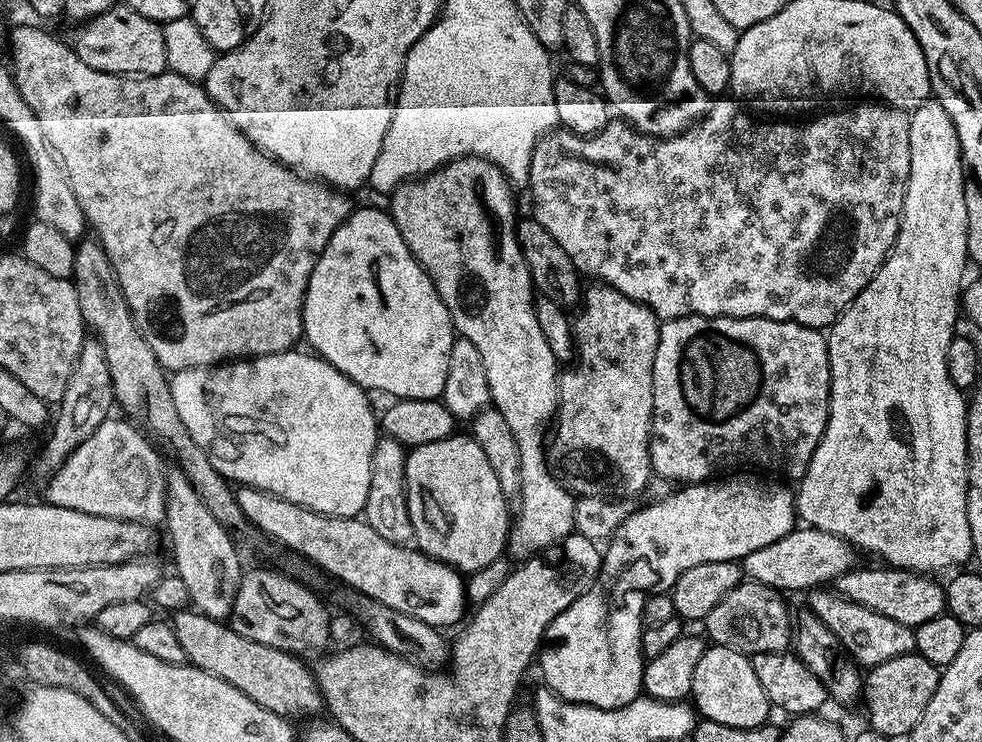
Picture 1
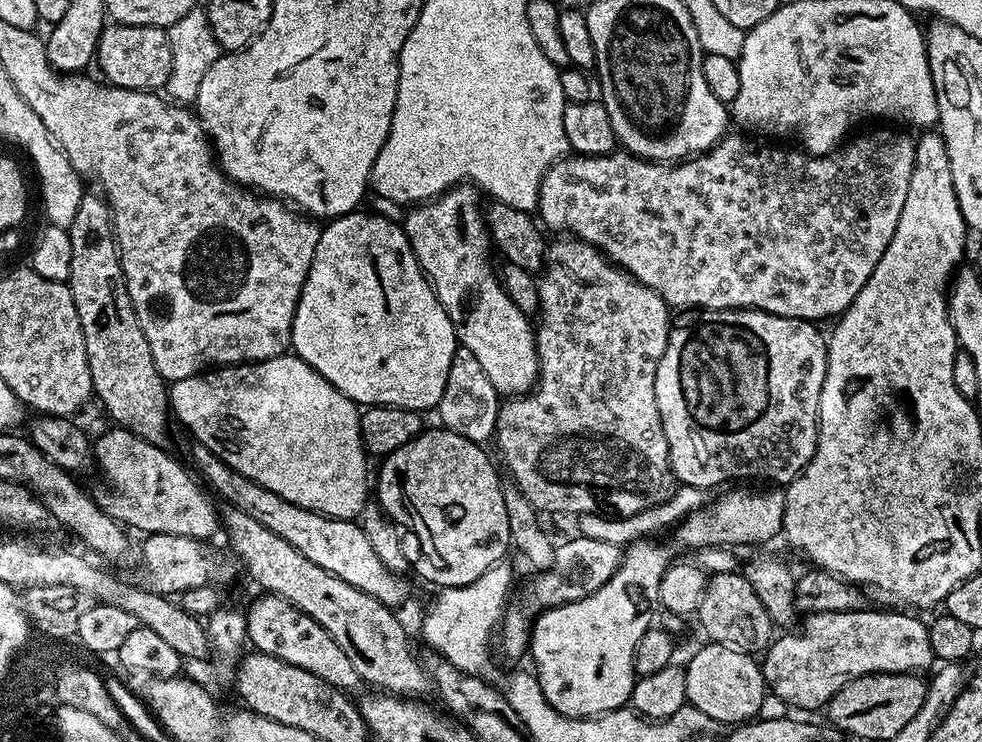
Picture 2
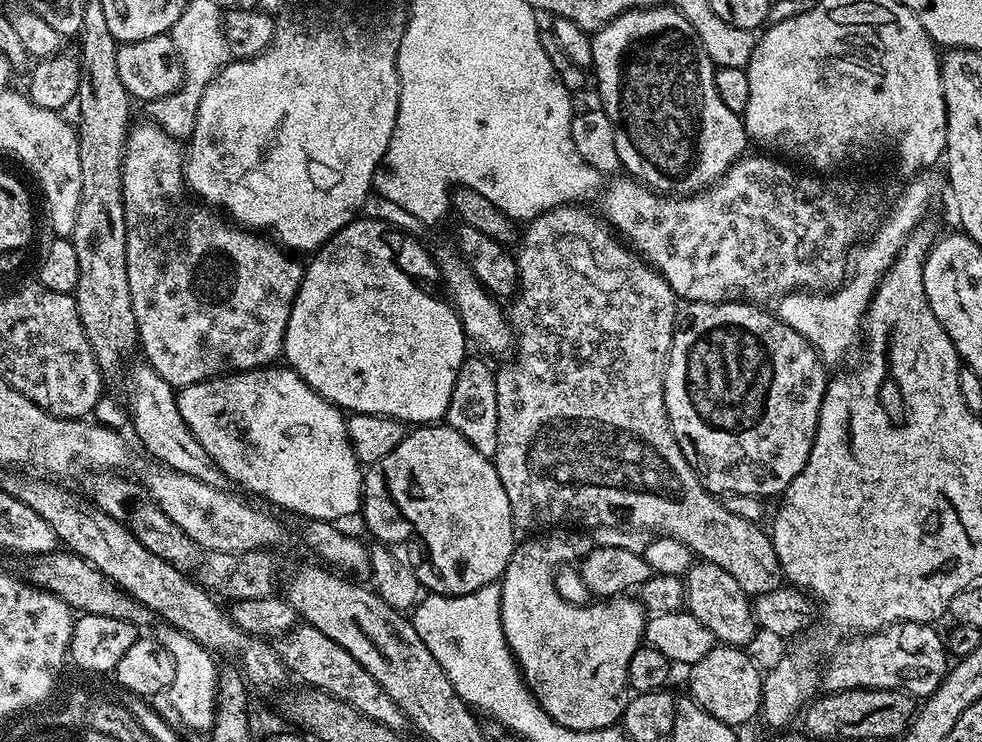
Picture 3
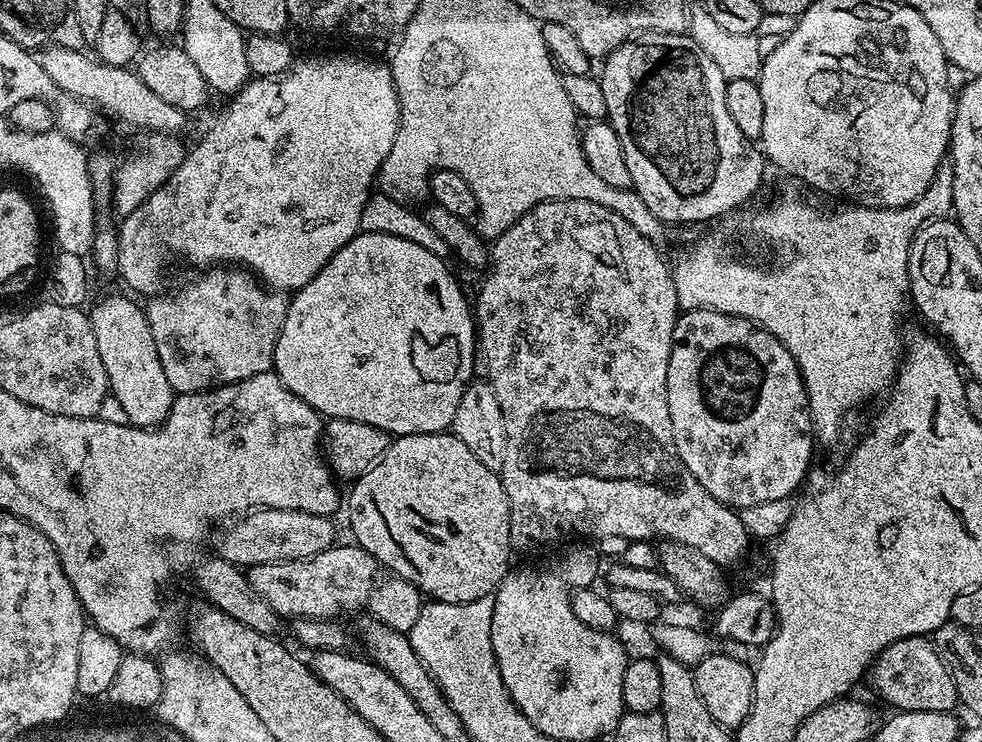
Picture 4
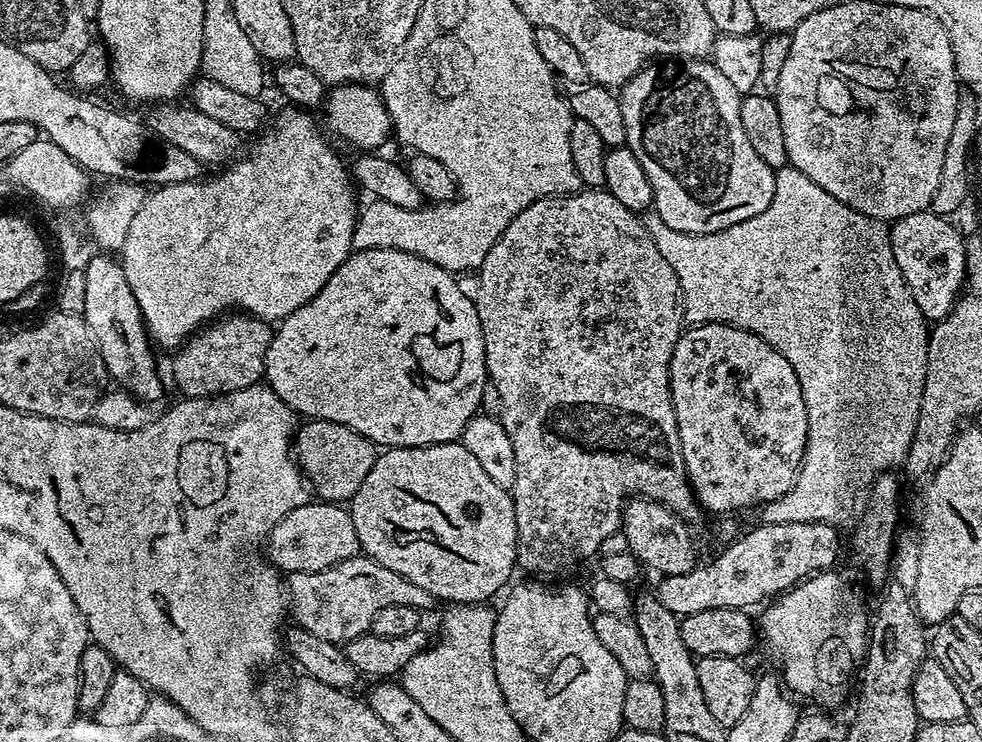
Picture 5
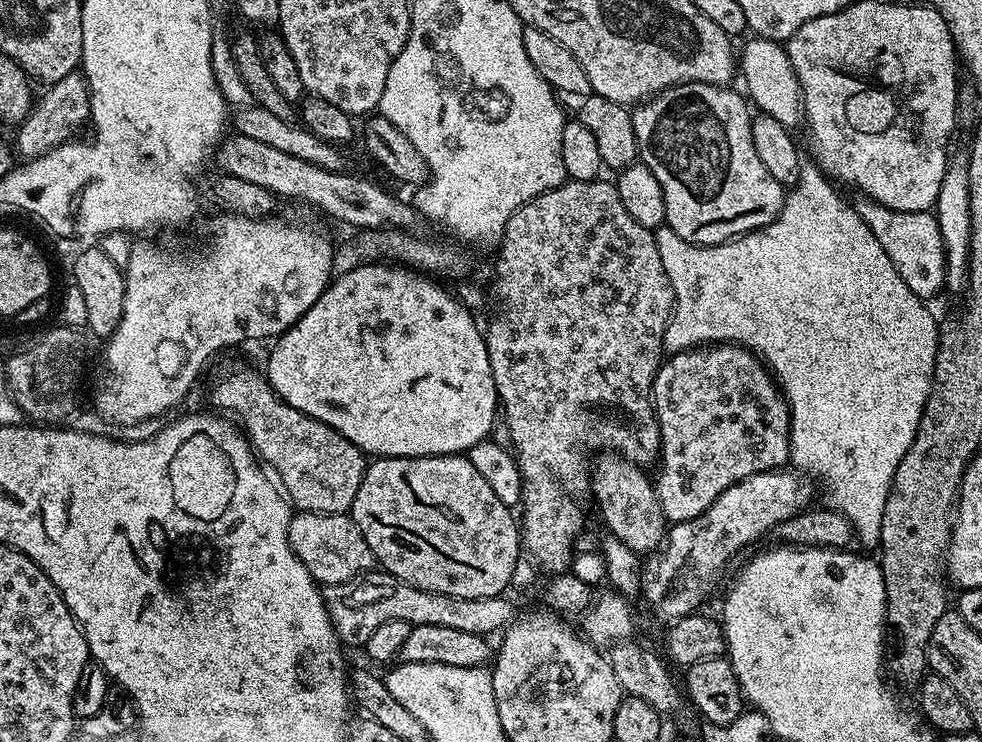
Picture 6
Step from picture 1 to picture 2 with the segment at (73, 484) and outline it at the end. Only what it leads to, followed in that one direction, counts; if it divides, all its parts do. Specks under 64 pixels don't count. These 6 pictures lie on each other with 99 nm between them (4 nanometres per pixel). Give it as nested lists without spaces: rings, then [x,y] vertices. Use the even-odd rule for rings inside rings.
[[[112,426],[109,429],[109,432],[102,433],[94,440],[94,464],[100,467],[105,482],[112,487],[112,492],[106,493],[98,500],[104,513],[114,517],[120,521],[121,525],[127,526],[129,529],[137,528],[140,534],[178,534],[179,536],[189,536],[191,540],[208,542],[215,532],[221,531],[222,516],[218,508],[216,512],[215,506],[212,505],[213,497],[211,495],[208,497],[203,492],[205,489],[201,487],[197,477],[191,471],[188,473],[170,453],[164,452],[168,450],[159,444],[151,444],[138,438],[122,427]]]

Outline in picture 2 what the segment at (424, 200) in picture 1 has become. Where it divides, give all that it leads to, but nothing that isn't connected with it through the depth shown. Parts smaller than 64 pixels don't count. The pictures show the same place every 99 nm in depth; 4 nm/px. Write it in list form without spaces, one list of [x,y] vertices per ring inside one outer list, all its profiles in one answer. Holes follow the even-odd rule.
[[[471,183],[457,184],[435,200],[415,205],[404,216],[402,227],[420,267],[424,269],[424,275],[436,292],[438,302],[442,302],[442,306],[448,311],[459,347],[470,350],[470,354],[478,358],[482,370],[486,370],[486,378],[490,378],[490,386],[494,386],[501,397],[523,396],[535,389],[540,378],[534,324],[522,310],[518,310],[518,306],[514,306],[514,302],[504,292],[497,269],[492,269],[494,243],[488,234],[488,224],[484,221],[484,208],[480,199],[481,193]]]

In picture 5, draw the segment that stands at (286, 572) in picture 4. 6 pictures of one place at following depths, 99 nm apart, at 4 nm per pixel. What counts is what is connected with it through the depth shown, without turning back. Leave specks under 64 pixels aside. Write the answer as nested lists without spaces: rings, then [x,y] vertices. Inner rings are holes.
[[[357,554],[346,562],[317,572],[294,572],[286,580],[286,604],[299,627],[326,642],[343,646],[371,629],[378,610],[386,606],[410,606],[427,610],[434,598],[422,586],[414,586],[402,574],[382,566],[370,556]]]

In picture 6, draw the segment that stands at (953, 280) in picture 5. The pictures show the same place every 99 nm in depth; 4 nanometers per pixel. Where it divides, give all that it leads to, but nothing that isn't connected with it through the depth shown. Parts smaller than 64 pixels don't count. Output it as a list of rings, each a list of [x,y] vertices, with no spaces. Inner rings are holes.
[[[867,198],[855,201],[856,212],[866,222],[866,226],[882,242],[882,250],[894,262],[894,270],[910,286],[914,295],[921,298],[929,298],[936,291],[944,288],[944,243],[940,227],[935,215],[927,212],[903,212],[902,210],[890,210],[878,202]]]

